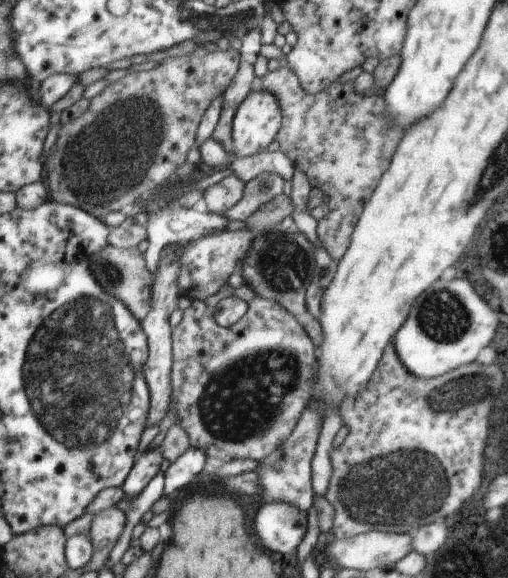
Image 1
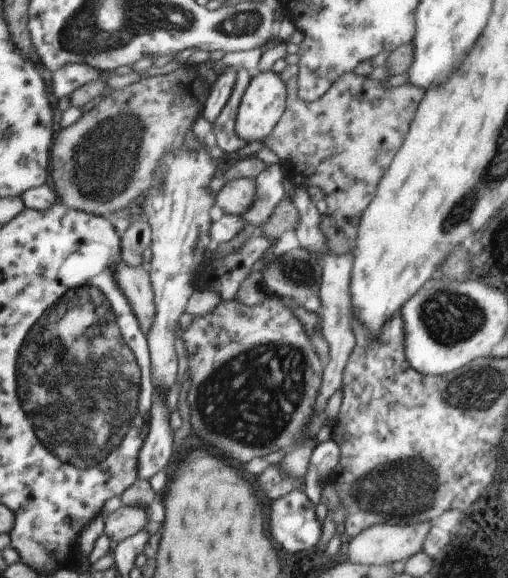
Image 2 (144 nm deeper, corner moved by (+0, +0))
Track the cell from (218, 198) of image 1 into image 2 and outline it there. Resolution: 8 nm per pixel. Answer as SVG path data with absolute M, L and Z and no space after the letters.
M235 178L227 182L217 194L217 206L223 210L223 214L243 216L253 206L255 186L257 182L253 178Z

